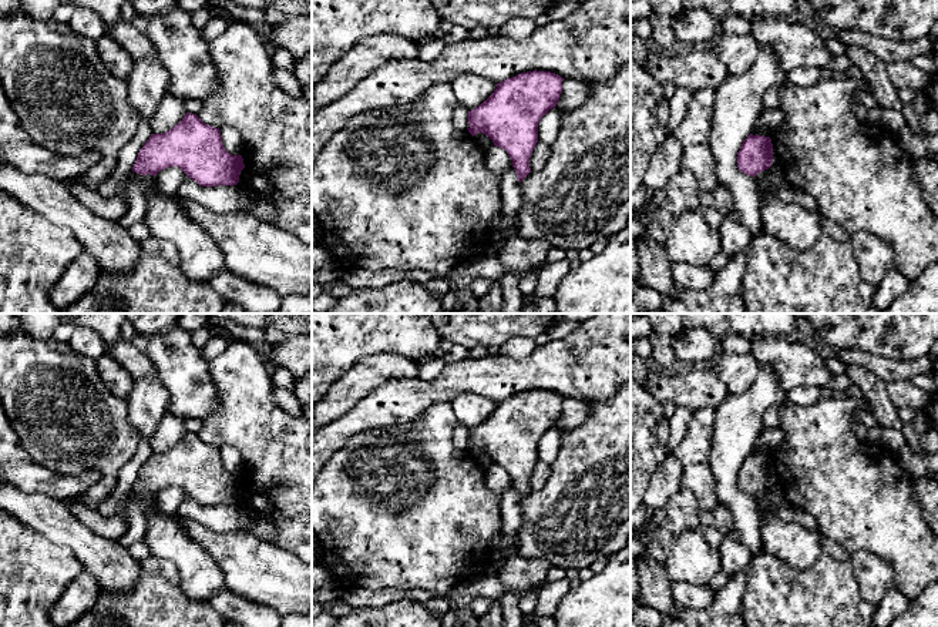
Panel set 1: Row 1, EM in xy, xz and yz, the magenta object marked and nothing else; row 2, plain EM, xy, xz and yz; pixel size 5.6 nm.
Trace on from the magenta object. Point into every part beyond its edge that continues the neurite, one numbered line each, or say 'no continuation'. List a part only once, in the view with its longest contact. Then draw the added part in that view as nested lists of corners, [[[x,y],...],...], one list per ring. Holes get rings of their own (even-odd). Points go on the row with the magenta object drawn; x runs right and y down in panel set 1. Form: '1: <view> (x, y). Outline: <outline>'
1: xy (123, 184). Outline: [[[131,171],[130,175],[117,180],[117,192],[115,192],[115,197],[127,201],[127,190],[128,190],[128,185],[130,185],[131,180],[135,177],[135,174],[137,172]]]

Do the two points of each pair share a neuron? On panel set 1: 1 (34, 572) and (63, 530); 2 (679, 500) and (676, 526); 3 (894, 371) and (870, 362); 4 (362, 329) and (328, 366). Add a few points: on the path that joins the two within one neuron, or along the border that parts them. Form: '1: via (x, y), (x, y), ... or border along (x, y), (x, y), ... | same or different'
1: border along (24, 525), (54, 543), (64, 546), (80, 563) | different
2: via (679, 506), (678, 520) | same
3: via (888, 371), (876, 364) | same
4: via (353, 338), (333, 358) | same

